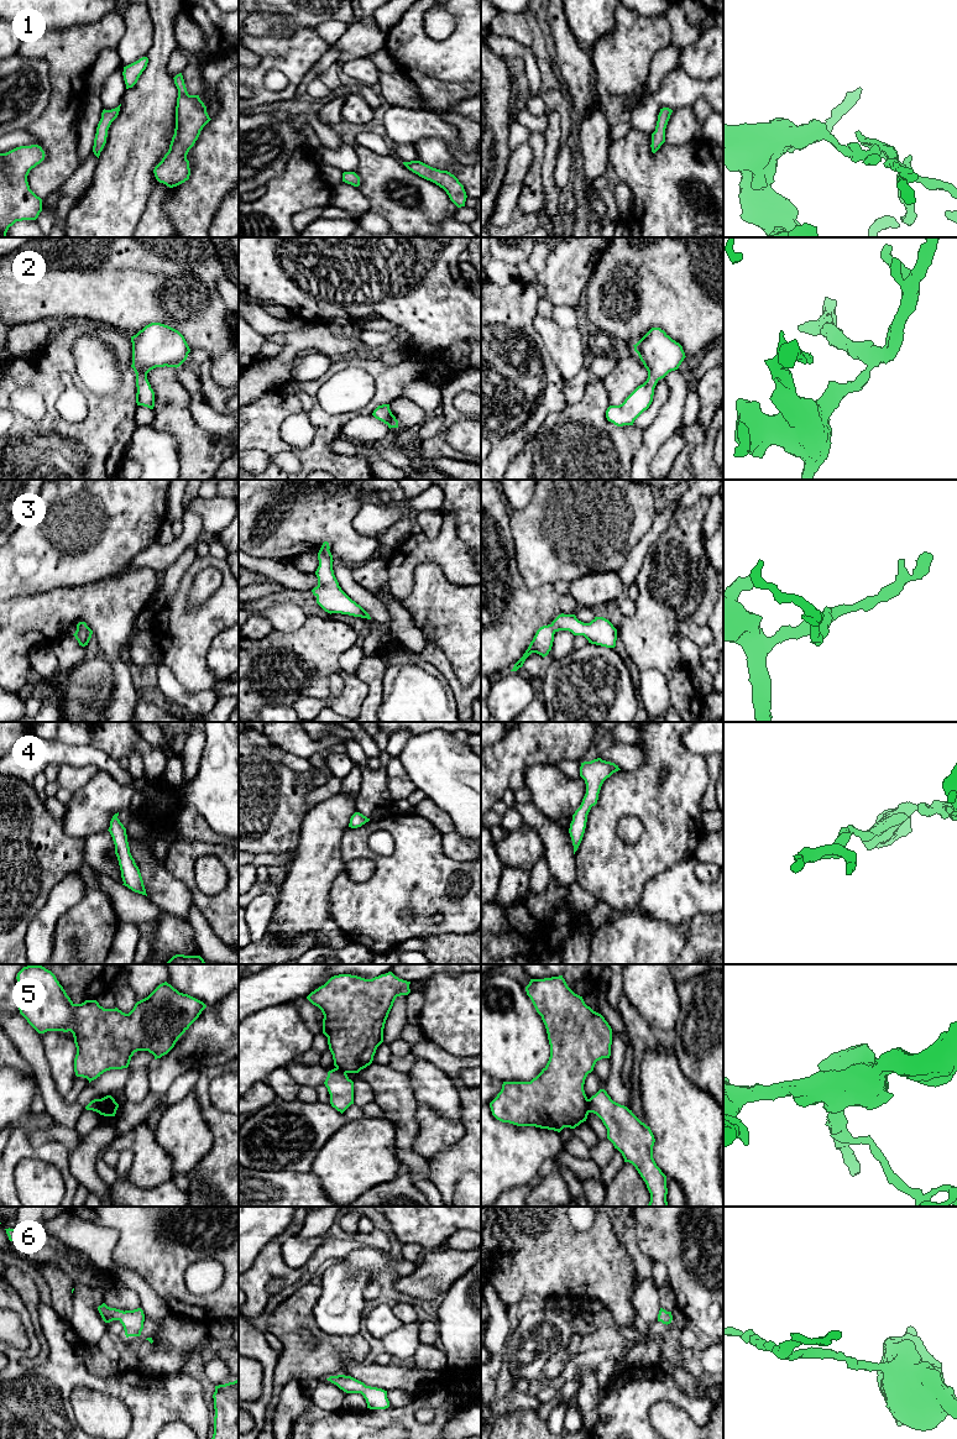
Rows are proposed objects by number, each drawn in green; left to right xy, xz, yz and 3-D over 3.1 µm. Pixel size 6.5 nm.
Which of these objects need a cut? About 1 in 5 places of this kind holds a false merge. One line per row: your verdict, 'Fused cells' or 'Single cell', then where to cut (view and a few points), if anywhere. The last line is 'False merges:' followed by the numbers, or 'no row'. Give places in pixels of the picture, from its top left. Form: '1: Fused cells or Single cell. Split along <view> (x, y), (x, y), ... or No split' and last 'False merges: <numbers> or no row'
1: Single cell. No split
2: Single cell. No split
3: Fused cells. Split along yz (550, 624), (555, 631)
4: Single cell. No split
5: Fused cells. Split along xy (100, 1099), (98, 1112)
6: Single cell. No split
False merges: 3, 5

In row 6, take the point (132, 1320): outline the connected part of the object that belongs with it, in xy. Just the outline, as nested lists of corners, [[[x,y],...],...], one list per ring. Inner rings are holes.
[[[103,1303],[98,1307],[98,1310],[105,1323],[119,1320],[124,1327],[126,1338],[141,1335],[145,1322],[145,1314],[141,1308],[124,1312],[116,1308],[110,1308]]]

